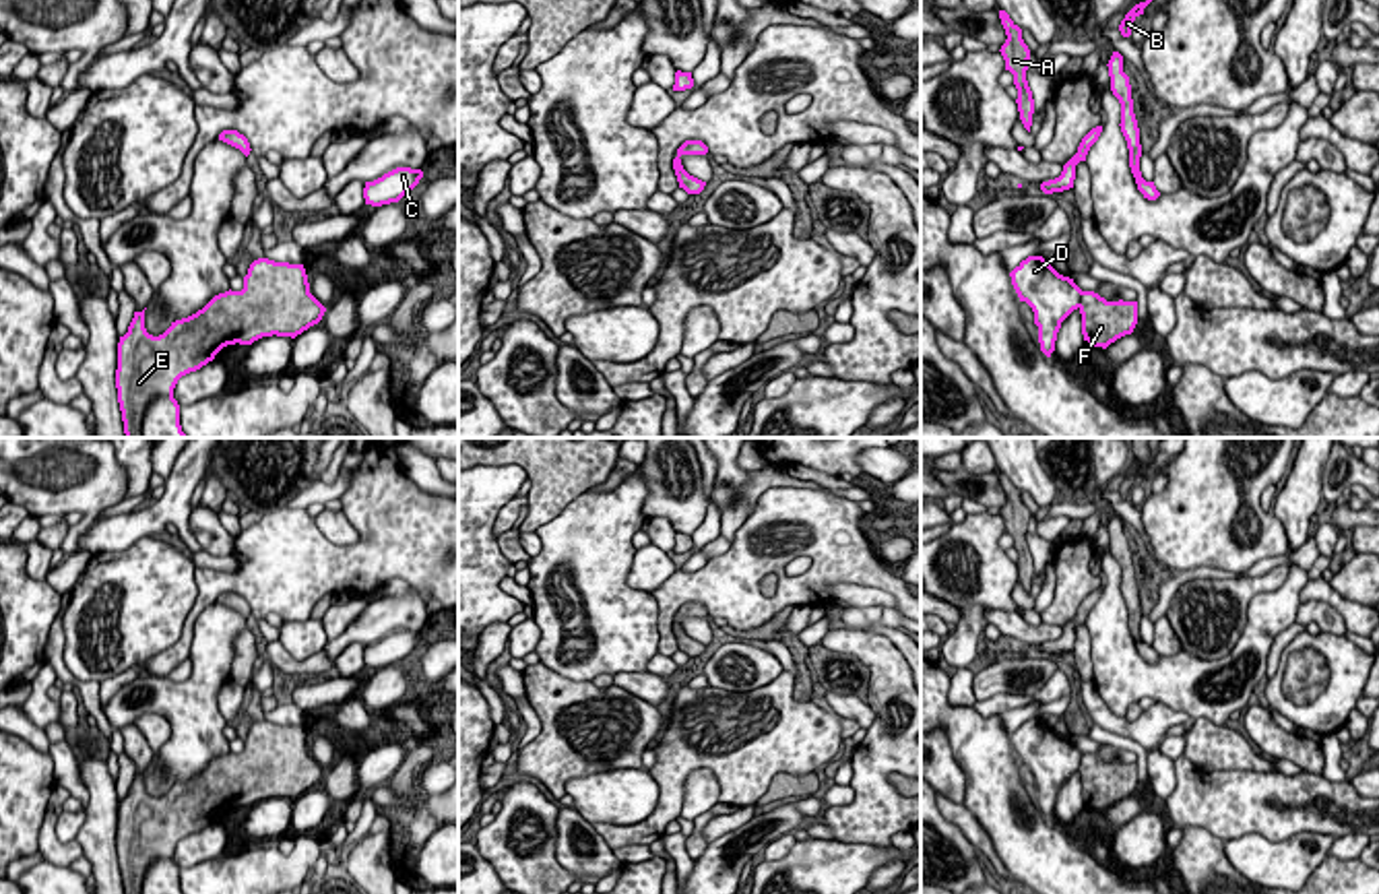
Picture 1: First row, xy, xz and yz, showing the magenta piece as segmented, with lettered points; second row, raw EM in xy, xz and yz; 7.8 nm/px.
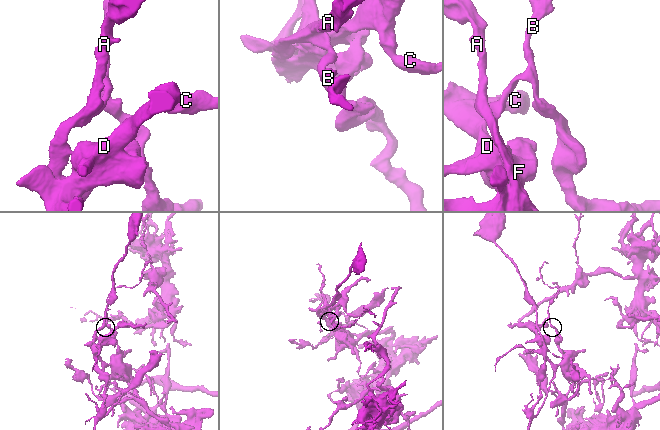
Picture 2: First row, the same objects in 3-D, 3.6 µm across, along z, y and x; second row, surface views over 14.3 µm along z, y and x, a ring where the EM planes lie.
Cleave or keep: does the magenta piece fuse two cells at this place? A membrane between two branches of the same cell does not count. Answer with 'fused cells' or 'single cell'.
fused cells

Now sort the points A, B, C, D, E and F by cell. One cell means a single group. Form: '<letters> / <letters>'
A E F / B C D

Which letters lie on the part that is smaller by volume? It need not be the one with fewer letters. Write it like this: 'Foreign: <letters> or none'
Foreign: A, E, F

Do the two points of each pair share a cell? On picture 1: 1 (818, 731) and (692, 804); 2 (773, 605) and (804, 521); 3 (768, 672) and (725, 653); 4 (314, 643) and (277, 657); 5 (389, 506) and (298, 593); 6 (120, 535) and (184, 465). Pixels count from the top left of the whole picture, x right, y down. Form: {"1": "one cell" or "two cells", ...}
{"1": "two cells", "2": "one cell", "3": "one cell", "4": "two cells", "5": "one cell", "6": "one cell"}

